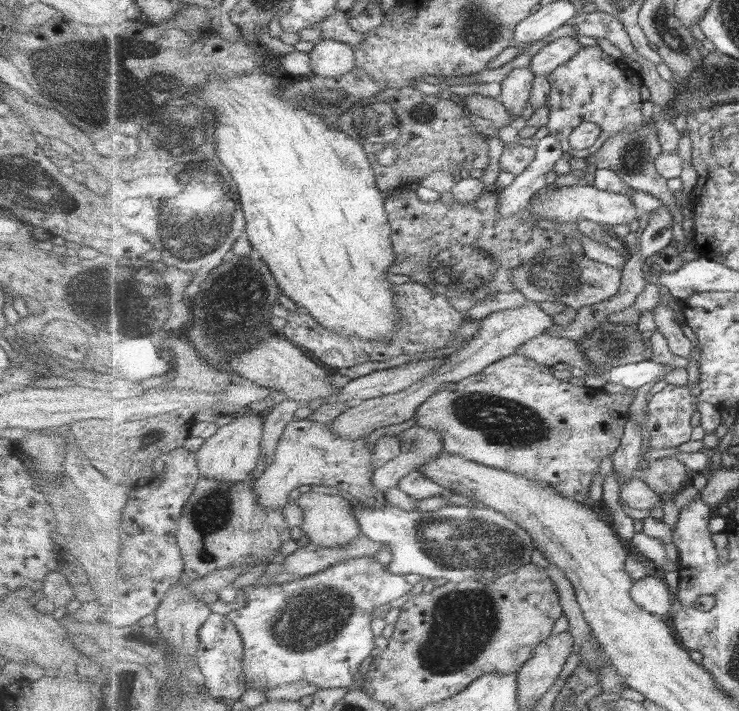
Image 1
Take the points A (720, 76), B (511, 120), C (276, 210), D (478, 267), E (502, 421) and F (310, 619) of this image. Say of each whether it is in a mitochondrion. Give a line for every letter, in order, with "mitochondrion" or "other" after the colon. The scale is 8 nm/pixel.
A: mitochondrion
B: other
C: other
D: mitochondrion
E: mitochondrion
F: mitochondrion

